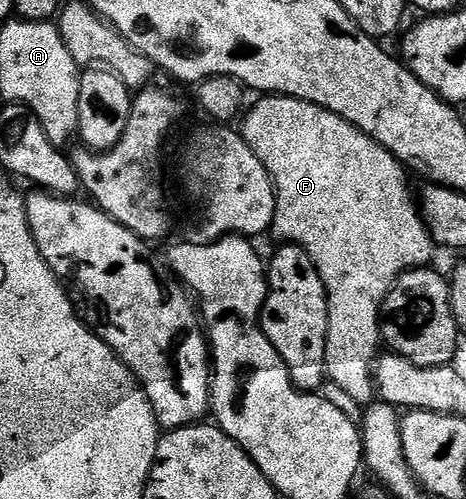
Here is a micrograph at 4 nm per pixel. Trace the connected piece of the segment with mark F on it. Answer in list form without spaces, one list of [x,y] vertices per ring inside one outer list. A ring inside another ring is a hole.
[[[263,96],[260,102],[246,111],[242,119],[241,133],[243,138],[253,148],[257,160],[265,164],[265,168],[271,177],[271,183],[275,186],[275,219],[271,225],[270,233],[276,234],[277,237],[283,238],[284,243],[294,244],[303,247],[307,255],[313,260],[321,280],[325,284],[327,293],[327,311],[329,312],[329,324],[327,325],[327,347],[325,356],[327,357],[327,376],[328,379],[348,398],[351,402],[356,402],[359,408],[366,408],[376,401],[377,391],[375,388],[375,375],[373,367],[377,355],[381,350],[381,335],[379,333],[379,310],[383,306],[385,296],[392,288],[396,278],[400,274],[406,274],[407,271],[416,268],[423,268],[428,265],[433,251],[431,234],[427,231],[427,225],[423,223],[423,216],[420,207],[411,199],[411,186],[407,183],[409,179],[408,171],[402,166],[392,154],[383,146],[378,146],[369,135],[361,132],[353,124],[349,124],[341,116],[329,112],[312,102],[306,102],[300,98],[285,98],[282,96]]]

